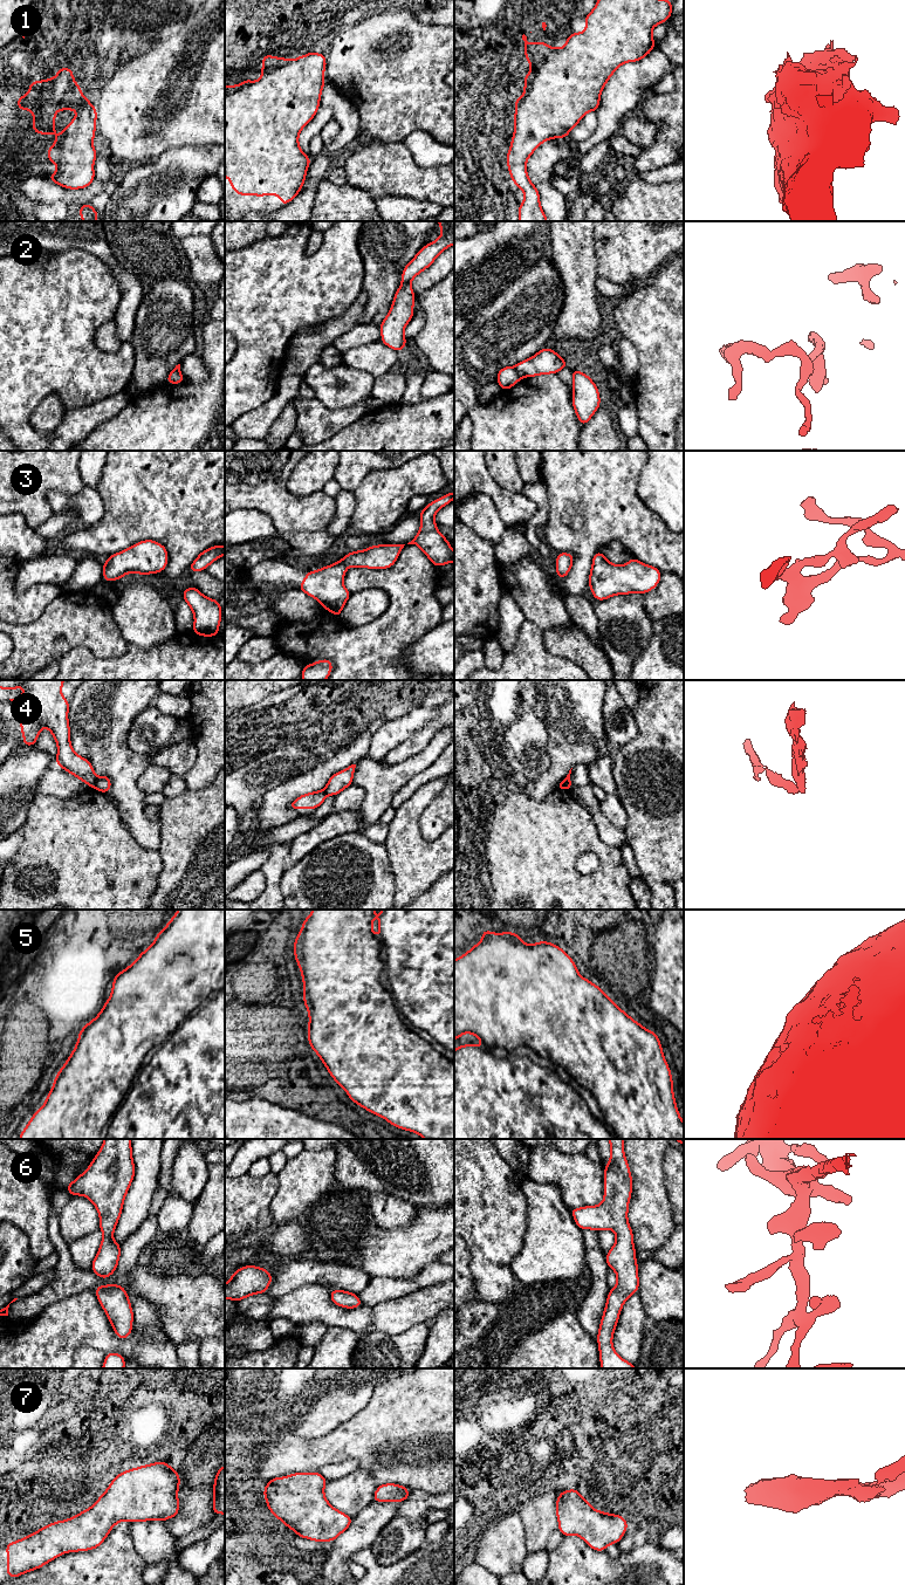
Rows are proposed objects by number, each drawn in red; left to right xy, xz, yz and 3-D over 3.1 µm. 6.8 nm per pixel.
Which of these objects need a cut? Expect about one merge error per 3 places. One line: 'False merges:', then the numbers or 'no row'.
False merges: 2, 4

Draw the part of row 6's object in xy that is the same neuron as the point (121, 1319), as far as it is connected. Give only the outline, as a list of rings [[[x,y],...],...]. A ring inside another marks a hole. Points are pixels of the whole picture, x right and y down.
[[[98,1285],[96,1297],[119,1339],[126,1339],[132,1331],[133,1311],[128,1292],[122,1285]]]

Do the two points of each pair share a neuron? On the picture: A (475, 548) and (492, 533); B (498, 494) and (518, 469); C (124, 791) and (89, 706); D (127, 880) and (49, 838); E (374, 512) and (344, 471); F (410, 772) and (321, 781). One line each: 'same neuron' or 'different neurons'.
A: different neurons
B: different neurons
C: same neuron
D: same neuron
E: different neurons
F: different neurons

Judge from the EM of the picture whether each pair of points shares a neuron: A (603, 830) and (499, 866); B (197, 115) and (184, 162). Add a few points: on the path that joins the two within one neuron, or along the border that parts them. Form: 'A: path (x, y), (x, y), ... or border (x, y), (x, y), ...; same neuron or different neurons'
A: border (583, 808), (589, 814), (598, 836), (618, 849); different neurons
B: border (212, 144), (172, 146), (163, 152); different neurons

